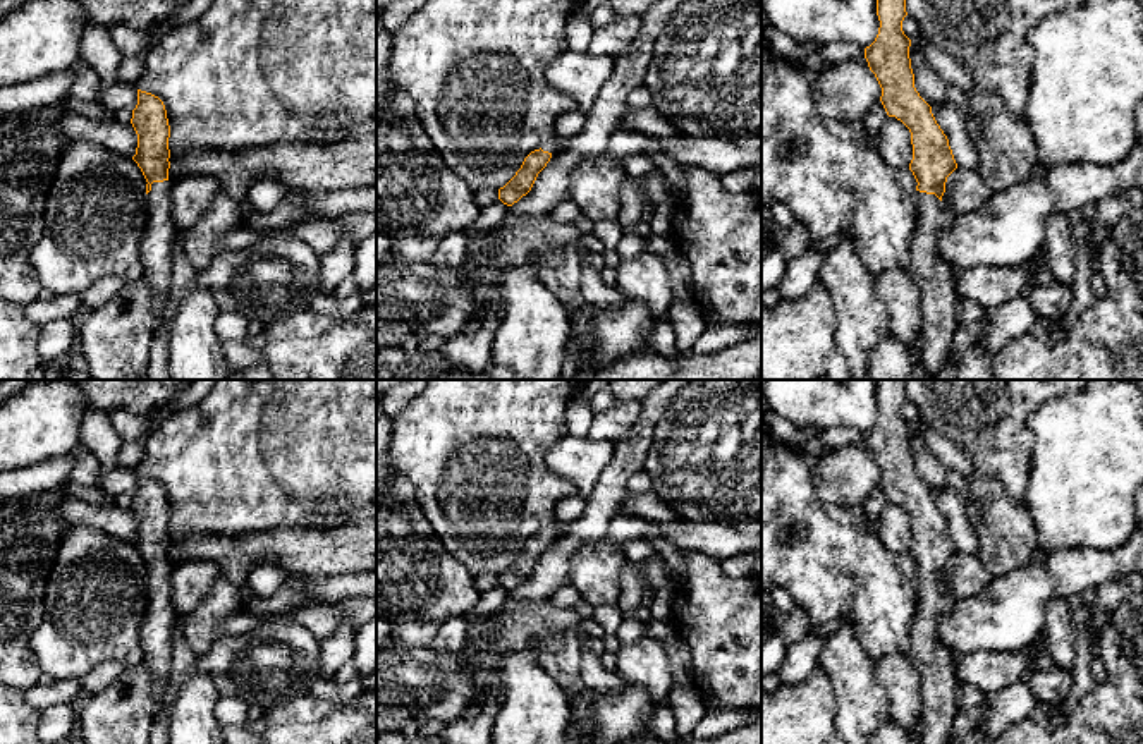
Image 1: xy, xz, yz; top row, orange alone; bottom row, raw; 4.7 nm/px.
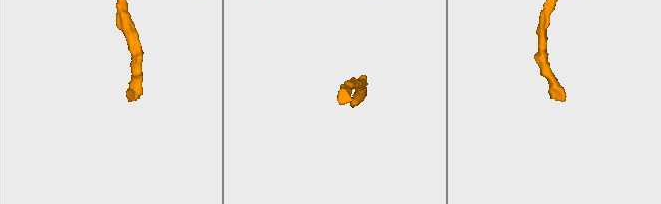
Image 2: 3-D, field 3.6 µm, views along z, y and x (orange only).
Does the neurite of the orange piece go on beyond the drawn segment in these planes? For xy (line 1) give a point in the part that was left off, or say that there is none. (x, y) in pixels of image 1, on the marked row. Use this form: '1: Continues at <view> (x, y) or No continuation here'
1: Continues at xy (157, 243)

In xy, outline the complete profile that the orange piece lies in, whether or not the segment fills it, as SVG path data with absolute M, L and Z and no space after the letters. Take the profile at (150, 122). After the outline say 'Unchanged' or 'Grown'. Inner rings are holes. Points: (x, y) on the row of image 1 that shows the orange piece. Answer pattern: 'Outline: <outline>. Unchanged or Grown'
Outline: M138 89L138 105L131 124L138 134L138 148L132 160L146 179L148 220L141 242L143 280L153 292L155 330L162 323L163 306L172 280L172 244L175 225L170 201L170 125L163 101Z. Grown

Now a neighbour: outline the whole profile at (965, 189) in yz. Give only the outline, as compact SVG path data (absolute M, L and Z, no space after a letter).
M957 167L945 182L942 203L957 215L981 210L993 192L976 170Z

